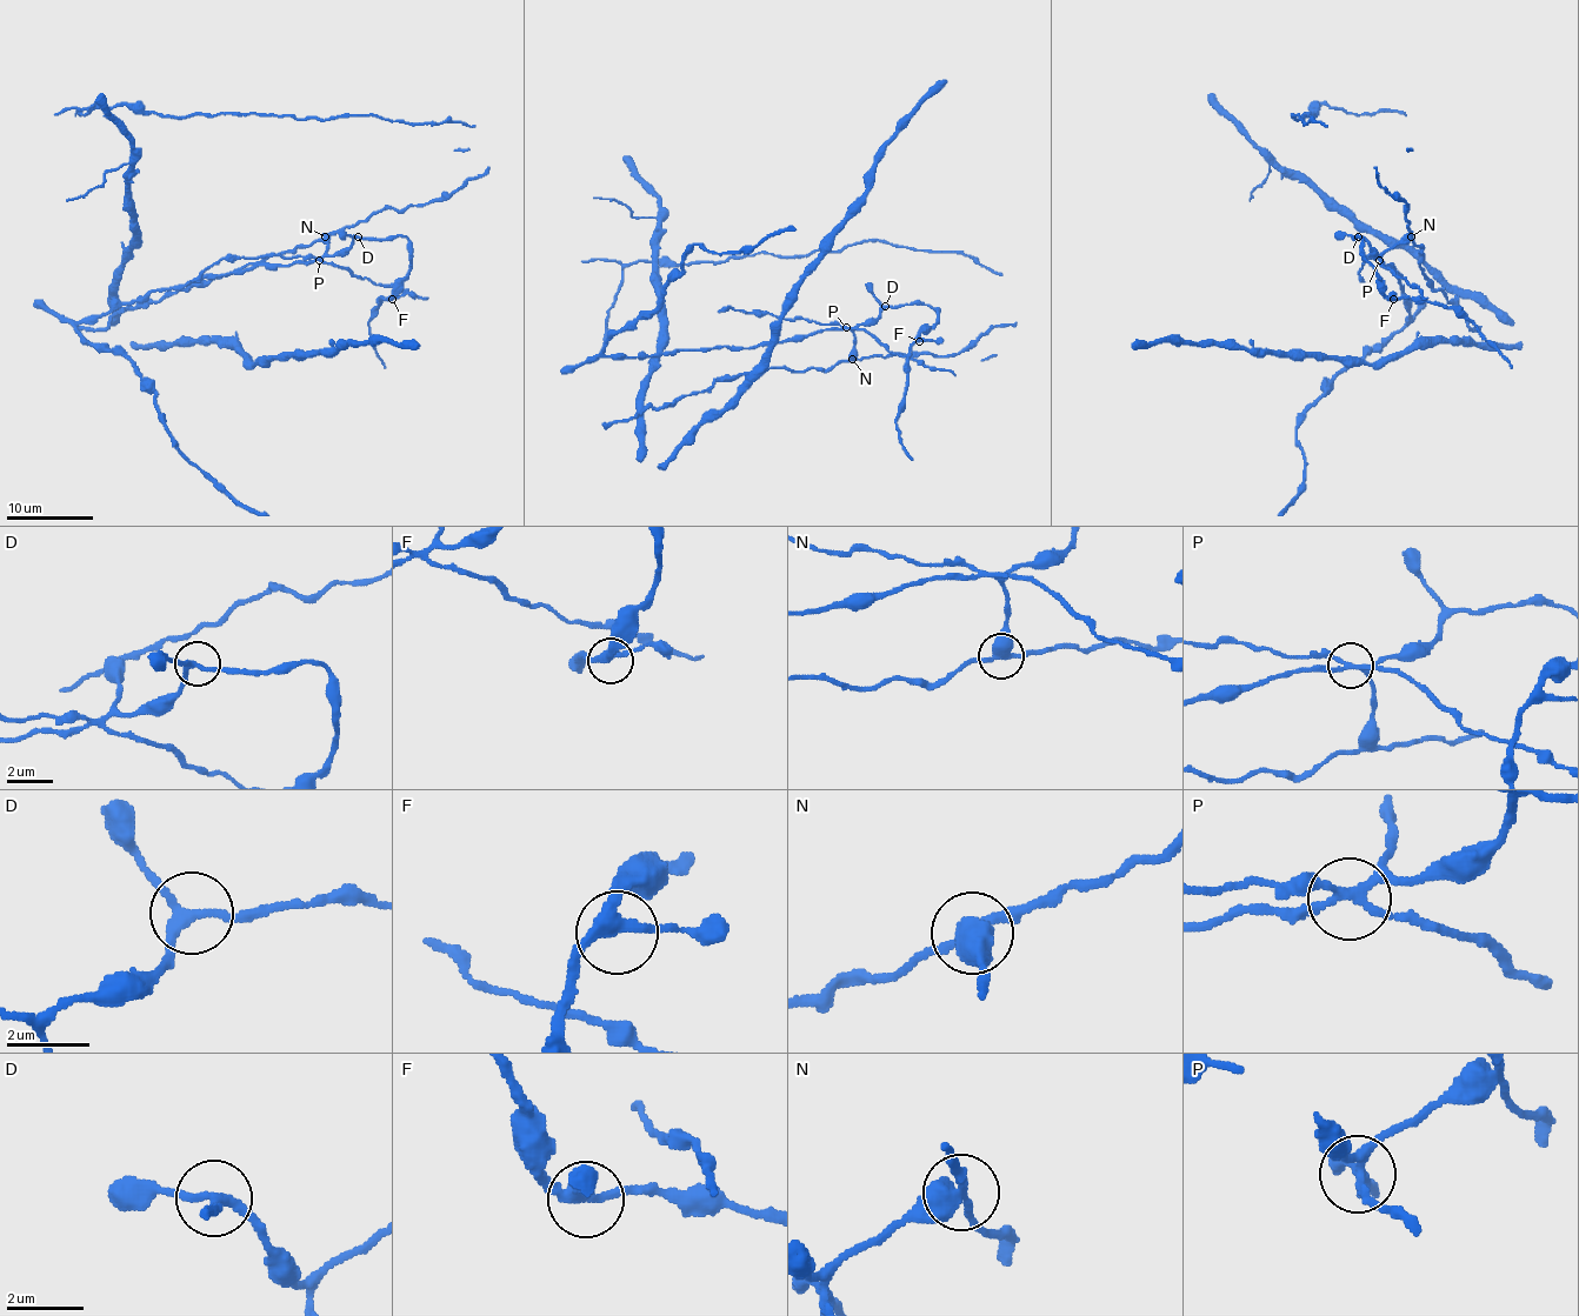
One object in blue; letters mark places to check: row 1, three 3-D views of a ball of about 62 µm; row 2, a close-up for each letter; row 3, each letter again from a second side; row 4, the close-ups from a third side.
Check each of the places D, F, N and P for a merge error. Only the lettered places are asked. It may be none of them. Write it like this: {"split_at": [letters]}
{"split_at": ["N", "P"]}

